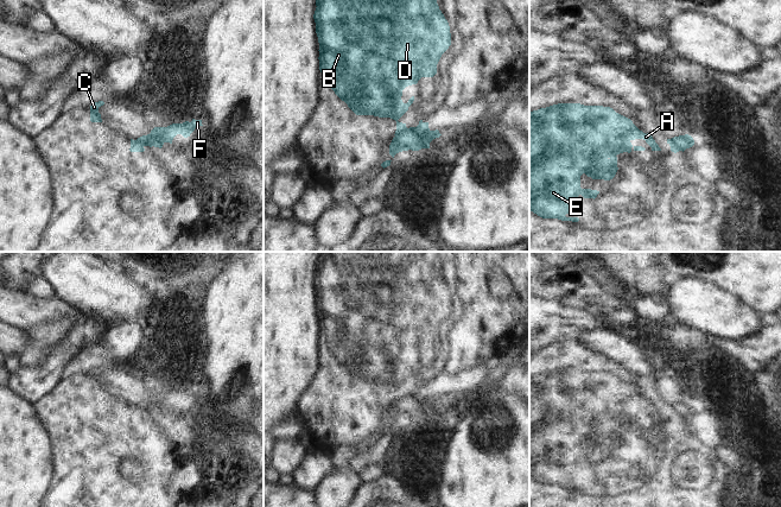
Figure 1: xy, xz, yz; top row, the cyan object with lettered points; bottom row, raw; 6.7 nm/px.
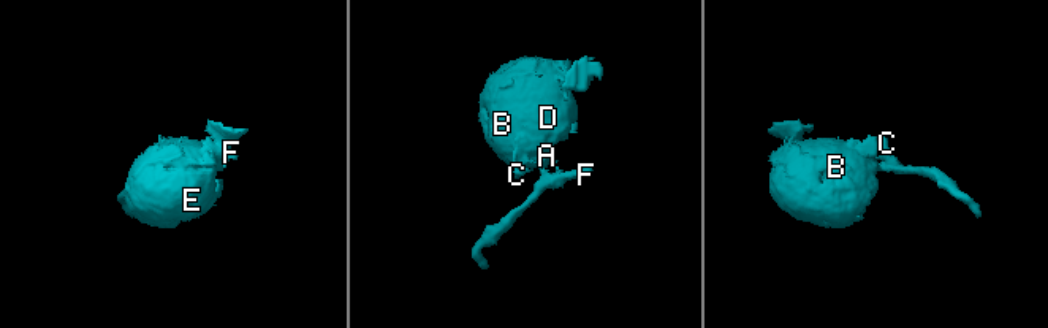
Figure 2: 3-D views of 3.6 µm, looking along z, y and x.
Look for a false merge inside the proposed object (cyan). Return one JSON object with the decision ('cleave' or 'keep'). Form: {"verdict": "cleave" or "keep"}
{"verdict": "cleave"}

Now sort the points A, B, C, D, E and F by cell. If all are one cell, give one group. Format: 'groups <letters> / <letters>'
groups A B C D E / F

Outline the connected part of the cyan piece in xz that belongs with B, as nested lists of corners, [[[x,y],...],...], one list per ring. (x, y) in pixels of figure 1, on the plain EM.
[[[324,252],[316,266],[316,277],[313,285],[316,289],[316,299],[319,309],[319,336],[324,340],[328,350],[335,360],[344,367],[356,381],[374,381],[379,384],[390,384],[396,387],[398,401],[407,395],[406,389],[398,386],[408,376],[413,369],[412,362],[407,369],[401,366],[402,356],[412,350],[417,350],[421,343],[433,343],[437,340],[437,330],[442,321],[451,311],[451,299],[447,286],[439,275],[437,266],[440,264],[439,252]]]

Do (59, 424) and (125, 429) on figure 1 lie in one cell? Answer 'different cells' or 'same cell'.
same cell

